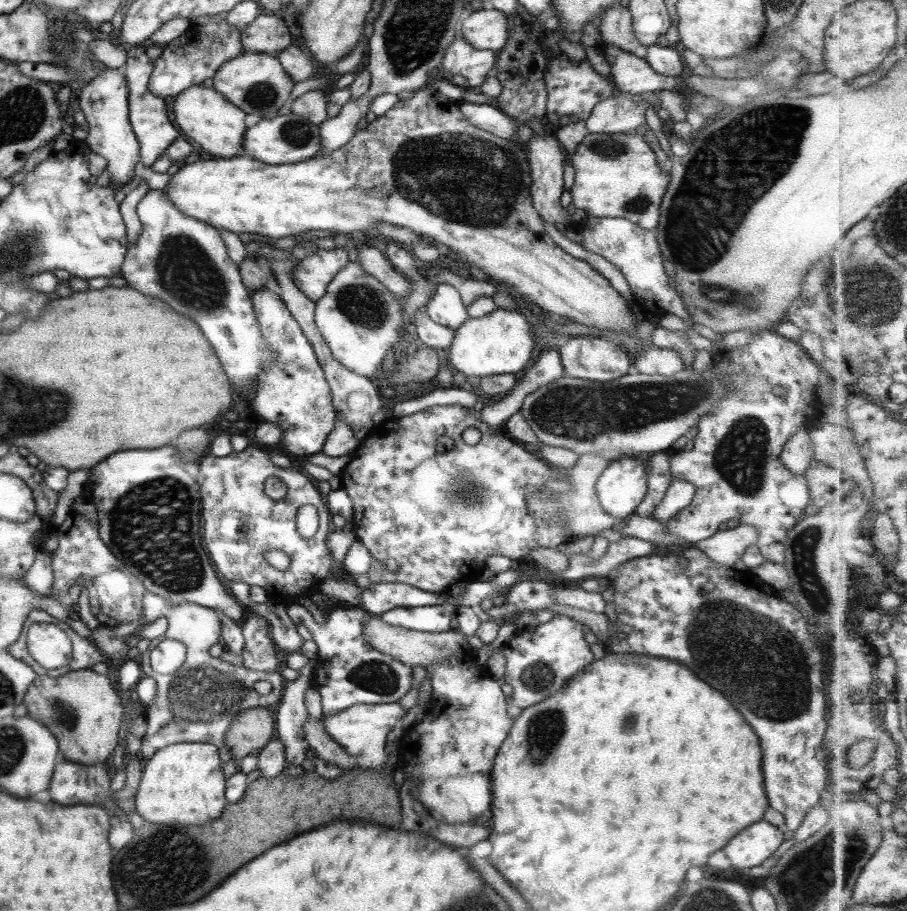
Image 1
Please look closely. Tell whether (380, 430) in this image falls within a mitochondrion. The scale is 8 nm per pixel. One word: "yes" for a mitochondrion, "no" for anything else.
no

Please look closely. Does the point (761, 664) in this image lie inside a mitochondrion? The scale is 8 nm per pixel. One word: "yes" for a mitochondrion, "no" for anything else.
yes

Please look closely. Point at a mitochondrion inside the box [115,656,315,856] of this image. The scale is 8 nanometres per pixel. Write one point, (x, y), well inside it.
(200, 695)

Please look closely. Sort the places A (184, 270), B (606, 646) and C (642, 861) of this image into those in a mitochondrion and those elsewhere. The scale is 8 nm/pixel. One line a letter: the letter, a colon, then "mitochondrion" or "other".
A: mitochondrion
B: other
C: other

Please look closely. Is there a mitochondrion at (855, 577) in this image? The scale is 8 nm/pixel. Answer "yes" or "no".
no

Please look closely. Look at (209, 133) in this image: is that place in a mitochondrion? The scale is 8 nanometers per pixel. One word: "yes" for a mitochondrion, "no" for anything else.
no

